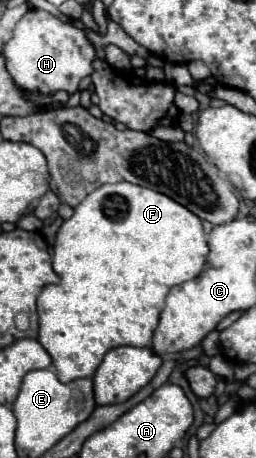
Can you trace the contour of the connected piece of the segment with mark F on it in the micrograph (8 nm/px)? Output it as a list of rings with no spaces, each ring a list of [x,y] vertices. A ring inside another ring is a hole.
[[[115,182],[115,184],[103,184],[99,188],[95,188],[77,208],[75,214],[65,220],[57,232],[57,240],[55,240],[55,252],[53,252],[53,270],[57,272],[57,276],[61,278],[59,284],[51,284],[45,286],[41,290],[41,294],[37,296],[37,312],[39,312],[39,342],[41,346],[49,352],[49,356],[53,358],[53,366],[57,370],[57,376],[61,382],[71,382],[75,378],[87,378],[93,376],[95,370],[99,368],[105,352],[109,352],[111,348],[117,346],[149,346],[153,332],[157,328],[159,322],[159,314],[163,310],[165,304],[165,296],[169,294],[169,290],[177,284],[183,284],[187,280],[193,280],[199,276],[199,272],[203,270],[205,258],[209,254],[209,246],[205,240],[205,232],[201,226],[201,220],[189,212],[185,206],[177,204],[175,200],[171,200],[165,194],[159,194],[155,190],[131,184],[131,182]]]

